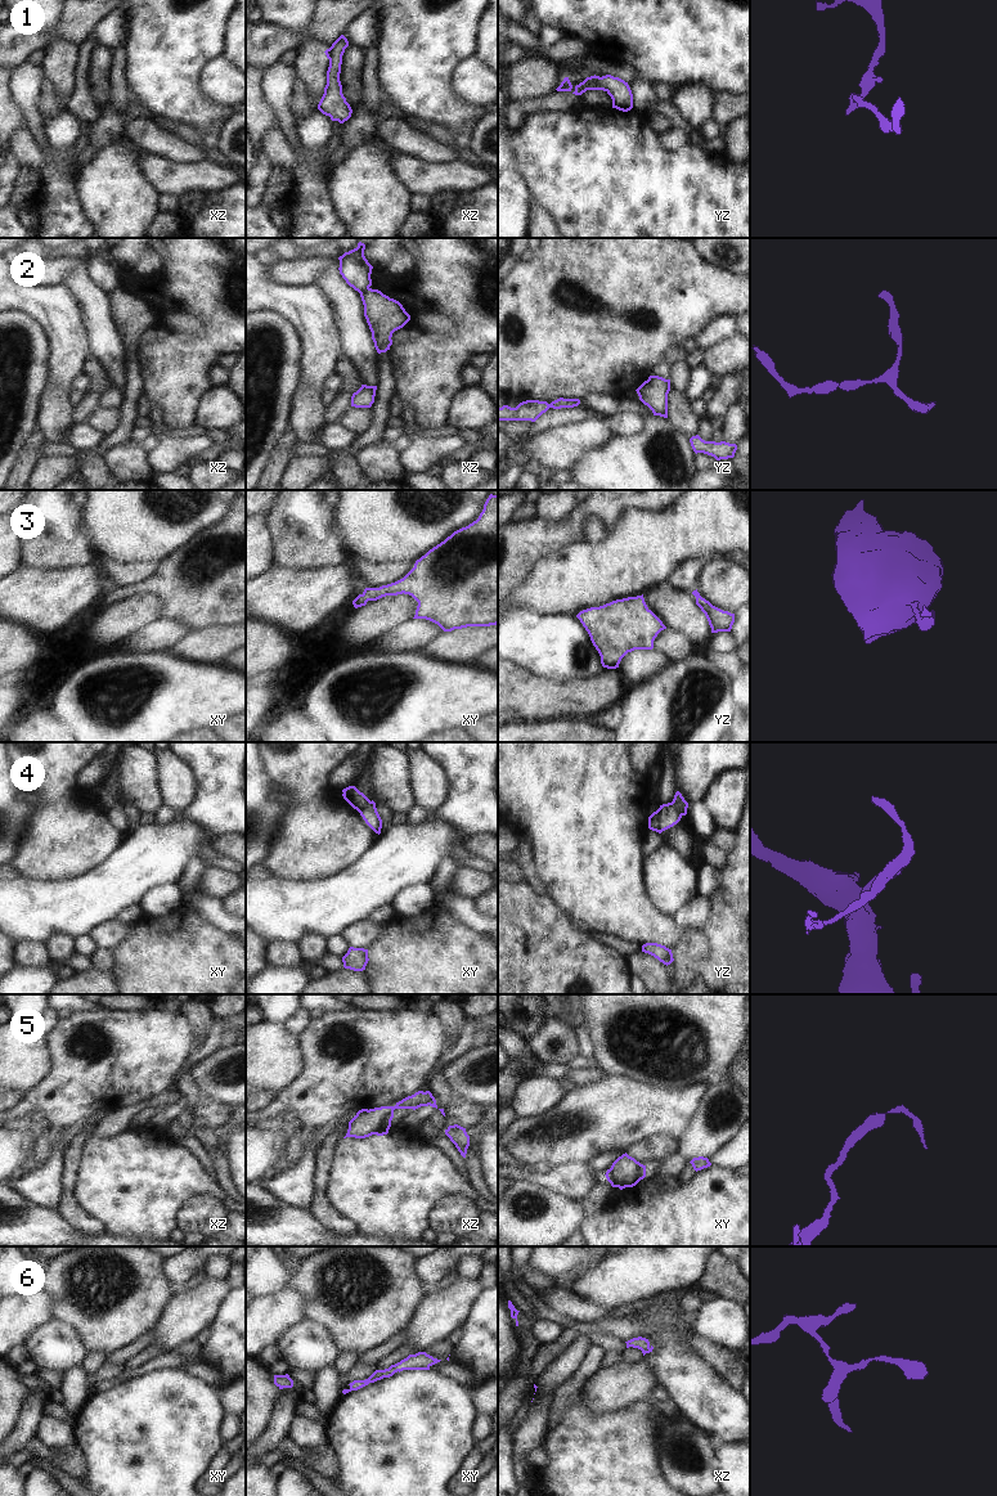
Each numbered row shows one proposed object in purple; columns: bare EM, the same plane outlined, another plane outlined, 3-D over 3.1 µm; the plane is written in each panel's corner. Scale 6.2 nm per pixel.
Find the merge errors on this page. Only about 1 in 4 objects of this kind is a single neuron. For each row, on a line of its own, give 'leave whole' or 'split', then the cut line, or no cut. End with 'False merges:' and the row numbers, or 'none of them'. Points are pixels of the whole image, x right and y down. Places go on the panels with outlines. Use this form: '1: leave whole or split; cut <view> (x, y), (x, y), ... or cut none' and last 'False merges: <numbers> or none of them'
1: leave whole; cut none
2: split; cut xz (368, 287), (360, 293)
3: leave whole; cut none
4: split; cut yz (672, 802), (681, 816)
5: leave whole; cut none
6: leave whole; cut none
False merges: 2, 4

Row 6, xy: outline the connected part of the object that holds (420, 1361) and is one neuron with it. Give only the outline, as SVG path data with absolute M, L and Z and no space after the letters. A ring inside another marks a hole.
M418 1352L416 1355L409 1355L407 1358L401 1360L400 1362L391 1365L389 1369L385 1370L376 1370L368 1379L365 1380L354 1380L350 1383L349 1389L343 1389L342 1393L346 1394L351 1391L358 1391L369 1383L374 1383L383 1378L390 1378L395 1373L400 1373L403 1370L430 1370L430 1367L441 1360L434 1358L432 1356L427 1355L426 1352Z

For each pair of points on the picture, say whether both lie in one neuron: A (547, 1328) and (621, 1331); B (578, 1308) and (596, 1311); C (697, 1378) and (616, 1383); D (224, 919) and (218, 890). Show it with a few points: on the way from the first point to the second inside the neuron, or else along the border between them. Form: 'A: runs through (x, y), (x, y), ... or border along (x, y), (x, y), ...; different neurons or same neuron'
A: border along (539, 1319), (556, 1321), (564, 1328); different neurons
B: runs through (582, 1310), (592, 1311); same neuron
C: border along (645, 1355), (650, 1361), (658, 1386); different neurons
D: border along (201, 892), (223, 901); different neurons

